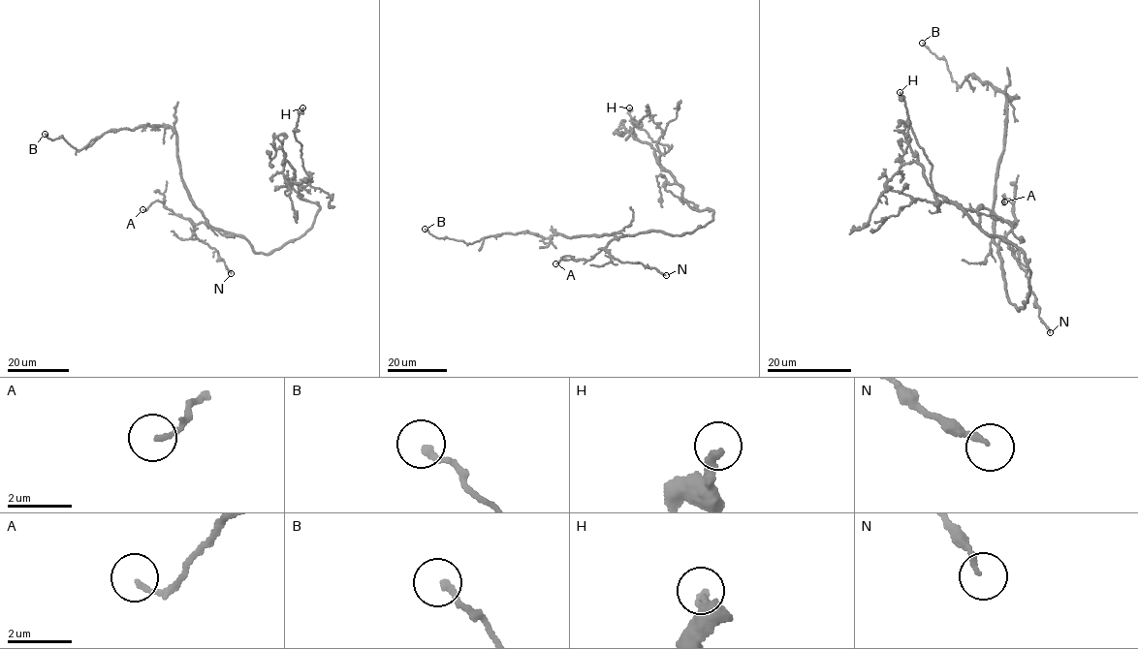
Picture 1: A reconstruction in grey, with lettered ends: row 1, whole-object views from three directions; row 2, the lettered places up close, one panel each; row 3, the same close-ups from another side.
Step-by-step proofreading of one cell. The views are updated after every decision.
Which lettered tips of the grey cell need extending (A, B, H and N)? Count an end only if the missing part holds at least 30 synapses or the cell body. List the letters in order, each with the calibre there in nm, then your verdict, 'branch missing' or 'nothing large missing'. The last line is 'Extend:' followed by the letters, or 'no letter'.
A: 130 nm thick; nothing large missing
B: 200 nm thick; nothing large missing
H: 260 nm thick; nothing large missing
N: 160 nm thick; nothing large missing
Extend: no letter

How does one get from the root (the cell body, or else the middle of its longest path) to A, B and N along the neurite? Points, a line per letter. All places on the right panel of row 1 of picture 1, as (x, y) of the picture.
A: (1004, 277), (998, 245), (1016, 223), (1012, 203), (1003, 194), (1004, 201)
B: (1004, 277), (993, 232), (992, 208), (1008, 95), (970, 74), (960, 87), (952, 79), (945, 59), (922, 43)
N: (1004, 277), (997, 253), (1001, 238), (1025, 270), (1038, 316), (1050, 332)

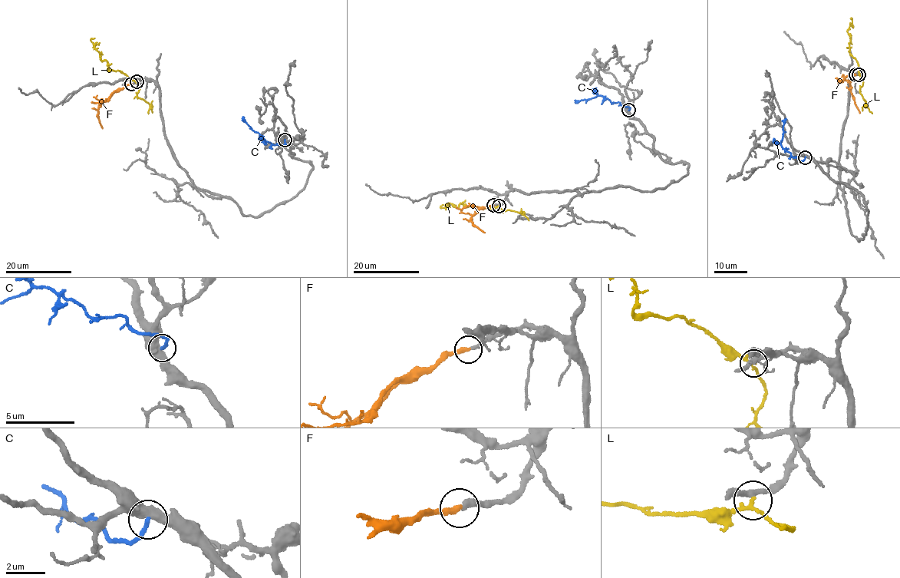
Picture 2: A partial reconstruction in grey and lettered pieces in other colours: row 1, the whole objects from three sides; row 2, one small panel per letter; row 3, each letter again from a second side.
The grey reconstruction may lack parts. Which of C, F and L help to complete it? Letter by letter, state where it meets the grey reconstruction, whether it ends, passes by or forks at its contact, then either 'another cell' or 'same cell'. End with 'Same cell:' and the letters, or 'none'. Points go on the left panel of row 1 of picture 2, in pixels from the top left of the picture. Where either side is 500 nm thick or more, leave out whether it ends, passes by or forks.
C: (285, 140) | another cell
F: (131, 84) | it ends | same cell
L: (136, 81) | it passes by | another cell
Same cell: F

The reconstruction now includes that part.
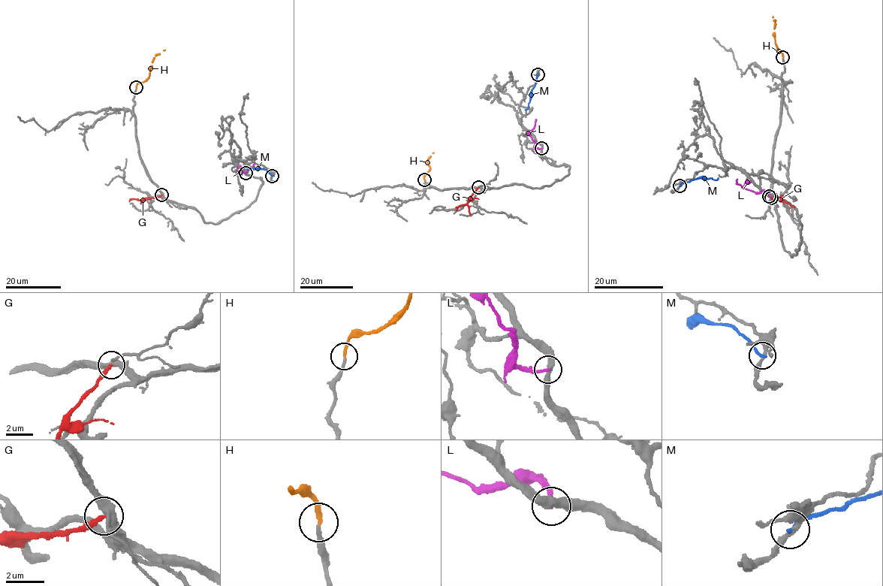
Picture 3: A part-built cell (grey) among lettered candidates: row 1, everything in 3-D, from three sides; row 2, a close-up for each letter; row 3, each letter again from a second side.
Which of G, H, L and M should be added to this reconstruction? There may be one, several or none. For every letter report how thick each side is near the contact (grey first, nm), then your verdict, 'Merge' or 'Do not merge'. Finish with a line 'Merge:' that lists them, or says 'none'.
G: Thickness 360 nm (grey) against 220 nm. Do not merge
H: Thickness 200 nm (grey) against 240 nm. Merge
L: Thickness 400 nm (grey) against 190 nm. Do not merge
M: Thickness 240 nm (grey) against 200 nm. Do not merge
Merge: H

